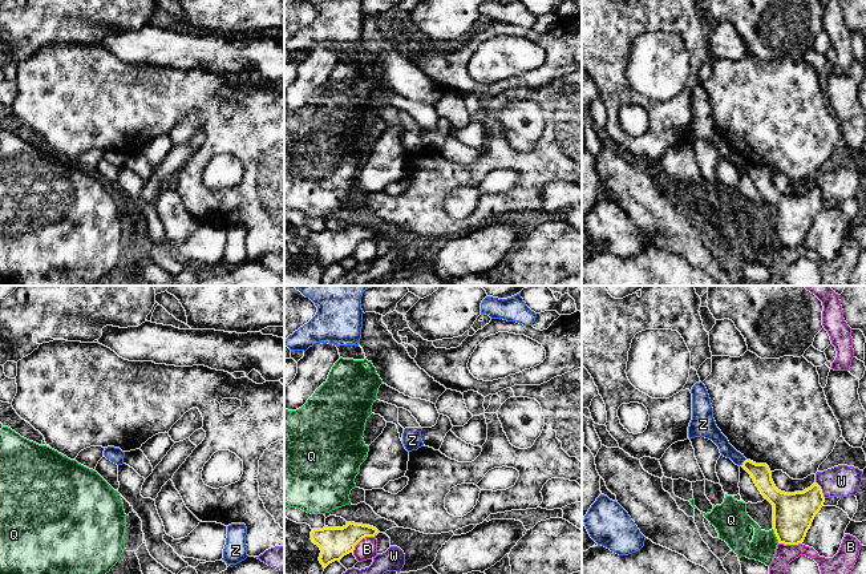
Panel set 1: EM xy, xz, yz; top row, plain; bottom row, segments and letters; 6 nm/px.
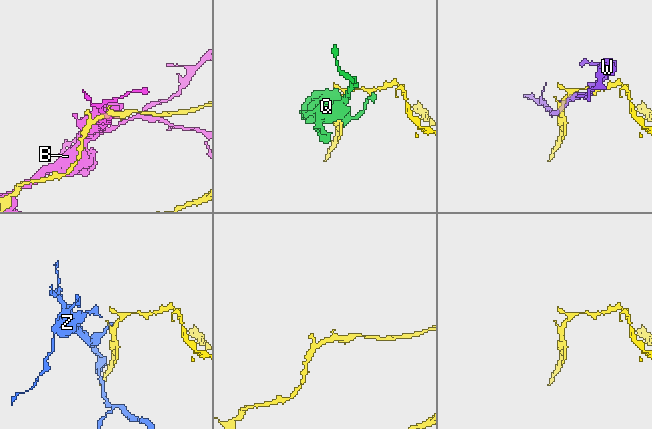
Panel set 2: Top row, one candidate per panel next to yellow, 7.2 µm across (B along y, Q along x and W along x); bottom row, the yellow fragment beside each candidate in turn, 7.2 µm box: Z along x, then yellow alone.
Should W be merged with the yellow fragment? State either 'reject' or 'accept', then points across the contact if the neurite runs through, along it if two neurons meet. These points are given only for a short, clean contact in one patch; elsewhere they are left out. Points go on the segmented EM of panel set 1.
reject; border yz (816, 481), (825, 497)

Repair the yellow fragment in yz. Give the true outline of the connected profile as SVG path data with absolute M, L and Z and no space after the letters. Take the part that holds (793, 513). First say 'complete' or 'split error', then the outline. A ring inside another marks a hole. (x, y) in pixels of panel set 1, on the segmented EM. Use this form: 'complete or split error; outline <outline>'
complete; outline M745 460L741 466L750 474L764 498L773 505L773 530L778 543L802 543L825 502L821 486L814 482L804 492L785 493L776 488L766 464Z

